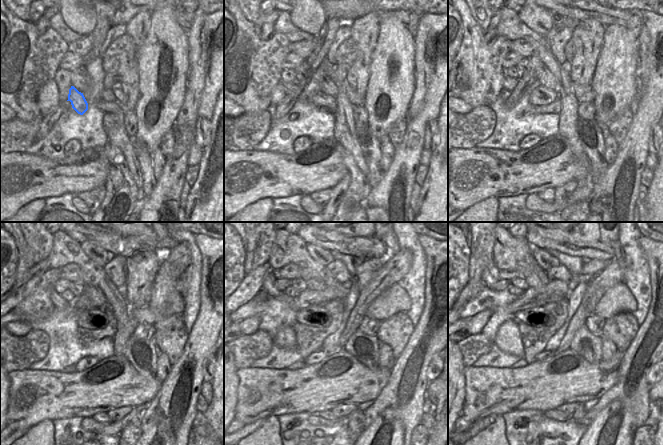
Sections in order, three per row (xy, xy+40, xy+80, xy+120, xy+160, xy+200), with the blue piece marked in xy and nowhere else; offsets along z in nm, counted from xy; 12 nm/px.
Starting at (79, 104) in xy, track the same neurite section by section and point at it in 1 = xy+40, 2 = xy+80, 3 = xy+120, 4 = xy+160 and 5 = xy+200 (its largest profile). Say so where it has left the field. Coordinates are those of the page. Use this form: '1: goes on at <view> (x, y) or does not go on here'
1: goes on at xy+40 (294, 91)
2: goes on at xy+80 (517, 87)
3: goes on at xy+120 (58, 301)
4: goes on at xy+160 (269, 280)
5: goes on at xy+200 (490, 276)

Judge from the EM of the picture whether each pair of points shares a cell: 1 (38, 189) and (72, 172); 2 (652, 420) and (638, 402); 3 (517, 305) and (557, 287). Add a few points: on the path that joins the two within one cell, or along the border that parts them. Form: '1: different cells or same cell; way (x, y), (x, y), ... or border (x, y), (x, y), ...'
1: same cell; way (46, 181), (49, 178), (64, 176)
2: different cells; border (650, 401), (648, 416), (643, 423)
3: same cell; way (527, 300), (535, 295), (547, 294)

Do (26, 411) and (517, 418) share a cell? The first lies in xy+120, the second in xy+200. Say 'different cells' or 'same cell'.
different cells

